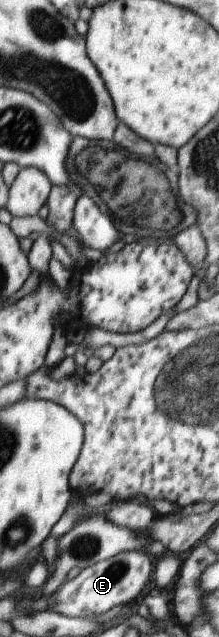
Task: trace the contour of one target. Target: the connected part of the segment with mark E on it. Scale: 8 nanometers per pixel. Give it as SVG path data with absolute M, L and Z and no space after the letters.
M137 550L124 551L121 555L104 559L102 562L82 569L74 579L66 579L47 597L46 611L72 618L100 617L100 613L112 609L114 605L134 601L134 597L148 583L150 573L152 573L152 561L148 553L144 555Z

